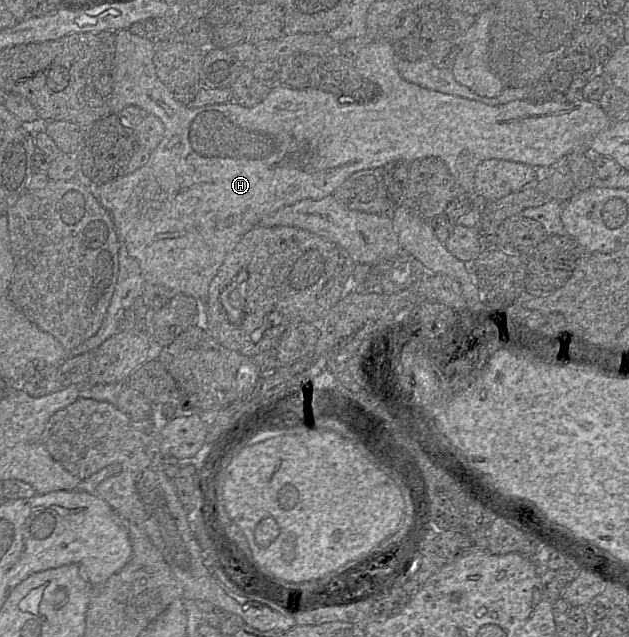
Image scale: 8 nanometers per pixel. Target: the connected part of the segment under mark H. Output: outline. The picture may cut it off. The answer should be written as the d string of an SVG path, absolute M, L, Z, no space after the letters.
M129 29L116 32L113 91L110 98L110 108L111 113L119 114L128 106L137 106L144 110L146 115L155 115L164 124L164 138L151 152L150 158L144 166L128 175L118 177L89 190L93 192L99 203L111 215L118 234L119 248L121 243L124 243L129 255L137 259L145 282L154 285L163 285L175 292L192 296L196 300L199 313L199 323L196 325L202 328L206 328L206 302L209 295L210 283L225 259L242 237L254 226L259 225L262 218L282 207L295 204L305 199L320 200L328 195L332 195L350 176L361 170L383 168L388 163L398 160L413 162L424 157L437 157L447 165L452 175L461 185L463 192L473 196L472 209L459 218L456 224L465 227L476 227L478 222L483 218L485 202L489 201L475 193L475 174L481 162L488 159L501 159L520 162L538 170L545 170L568 154L590 153L591 140L594 136L612 125L611 119L604 112L599 102L587 99L581 99L574 103L514 100L493 106L465 97L433 91L407 82L402 78L397 69L397 56L393 49L393 42L387 38L365 42L358 58L355 60L355 66L357 72L363 79L363 85L365 83L364 81L370 81L378 85L379 90L375 93L371 89L367 90L364 99L358 96L342 98L342 101L345 103L338 101L338 95L323 91L319 88L296 89L288 85L276 85L266 98L254 107L245 107L236 100L233 100L224 104L192 108L177 101L171 89L159 79L154 65L154 55L155 43L147 36L139 36L132 33Z

